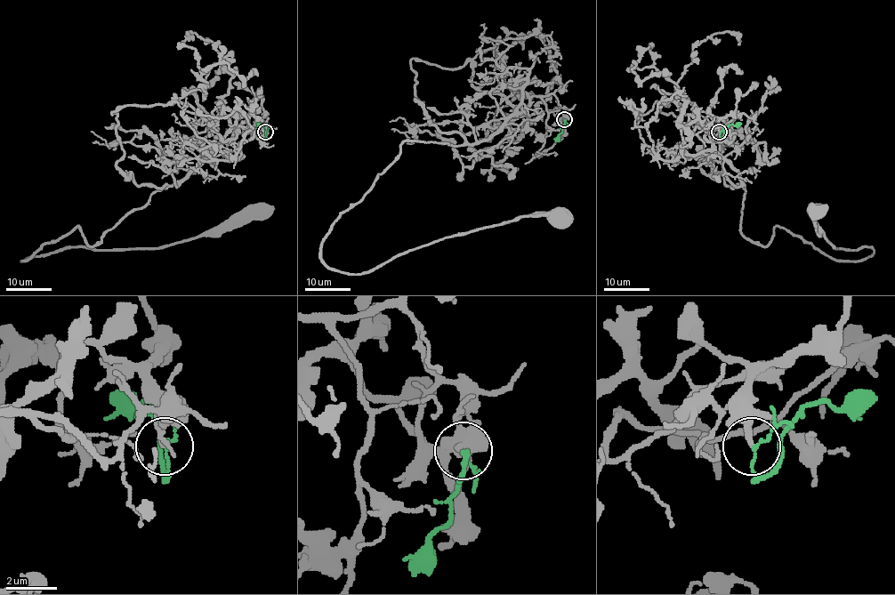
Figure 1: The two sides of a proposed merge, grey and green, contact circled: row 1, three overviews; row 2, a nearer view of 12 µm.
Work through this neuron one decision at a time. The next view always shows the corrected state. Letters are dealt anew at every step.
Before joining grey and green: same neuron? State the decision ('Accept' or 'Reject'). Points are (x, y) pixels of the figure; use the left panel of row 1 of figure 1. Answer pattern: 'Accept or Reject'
Reject

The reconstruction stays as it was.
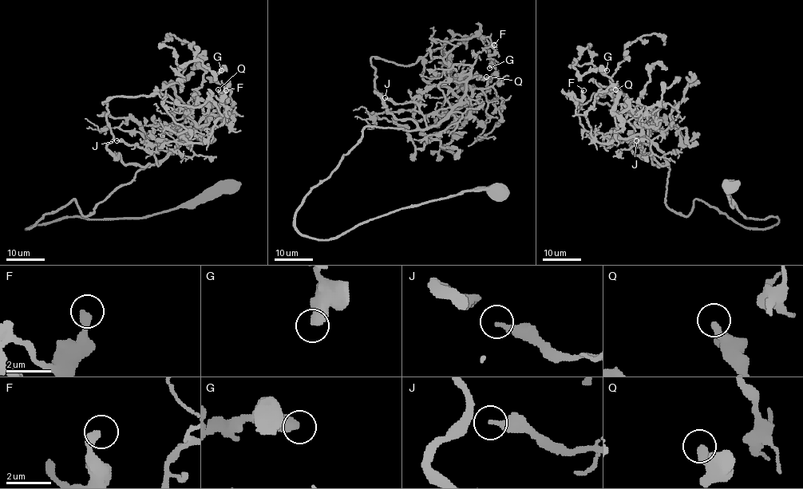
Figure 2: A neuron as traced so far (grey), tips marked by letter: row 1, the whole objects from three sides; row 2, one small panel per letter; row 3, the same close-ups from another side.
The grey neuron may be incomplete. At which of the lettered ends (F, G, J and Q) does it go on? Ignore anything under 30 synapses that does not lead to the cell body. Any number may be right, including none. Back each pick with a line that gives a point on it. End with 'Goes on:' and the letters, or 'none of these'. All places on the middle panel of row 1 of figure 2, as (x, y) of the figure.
Goes on: none of these

